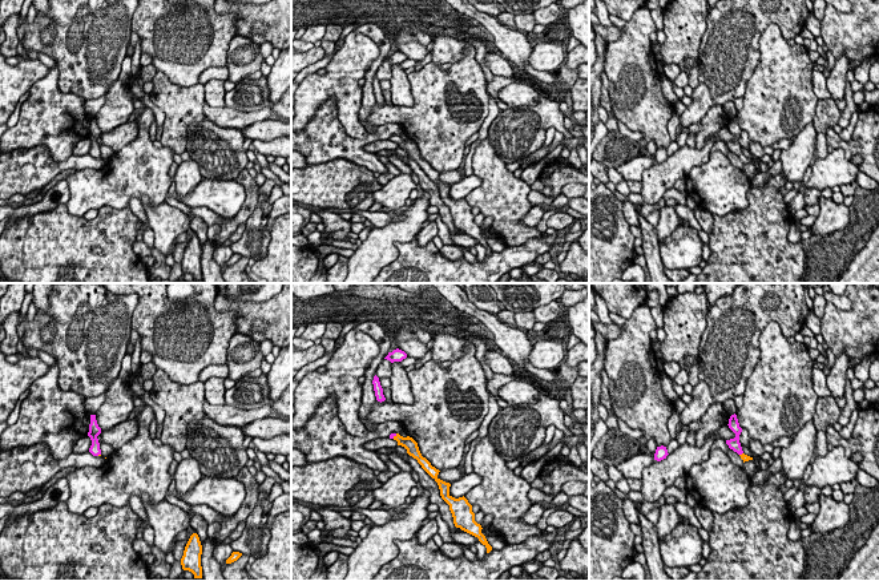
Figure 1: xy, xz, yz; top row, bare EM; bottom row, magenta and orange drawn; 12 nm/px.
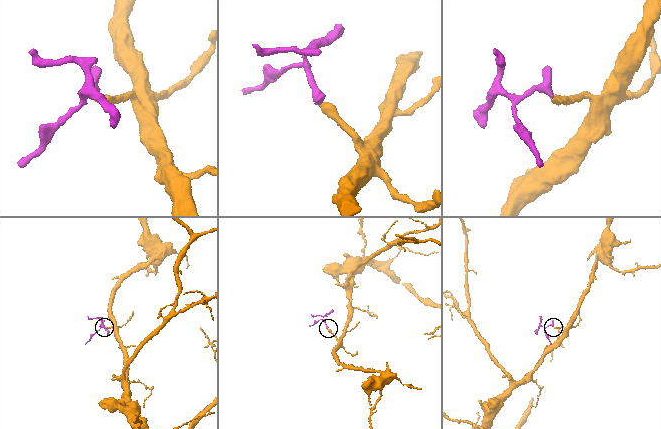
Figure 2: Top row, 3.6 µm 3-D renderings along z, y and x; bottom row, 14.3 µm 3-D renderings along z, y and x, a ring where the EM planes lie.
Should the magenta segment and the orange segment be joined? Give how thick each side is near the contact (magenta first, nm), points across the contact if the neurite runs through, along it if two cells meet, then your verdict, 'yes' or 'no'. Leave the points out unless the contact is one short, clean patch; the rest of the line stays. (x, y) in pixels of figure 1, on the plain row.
60/160 nm | across xz (391, 138), (394, 137), (408, 145) | yes

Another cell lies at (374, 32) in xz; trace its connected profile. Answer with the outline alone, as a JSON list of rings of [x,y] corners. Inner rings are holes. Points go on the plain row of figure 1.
[[[363,24],[355,28],[356,33],[363,33],[374,40],[379,49],[379,57],[371,64],[370,69],[367,70],[364,80],[366,82],[362,85],[363,97],[362,97],[362,106],[359,109],[359,120],[363,122],[366,130],[368,133],[376,132],[376,125],[368,124],[367,118],[372,113],[372,109],[376,104],[375,93],[374,93],[374,78],[376,77],[378,68],[380,64],[388,57],[391,49],[391,41],[388,36],[375,24]]]

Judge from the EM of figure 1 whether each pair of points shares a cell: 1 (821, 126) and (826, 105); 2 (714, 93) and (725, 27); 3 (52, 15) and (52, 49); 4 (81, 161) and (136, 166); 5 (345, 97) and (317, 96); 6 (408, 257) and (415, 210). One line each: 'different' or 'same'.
1: same
2: same
3: same
4: different
5: same
6: different

